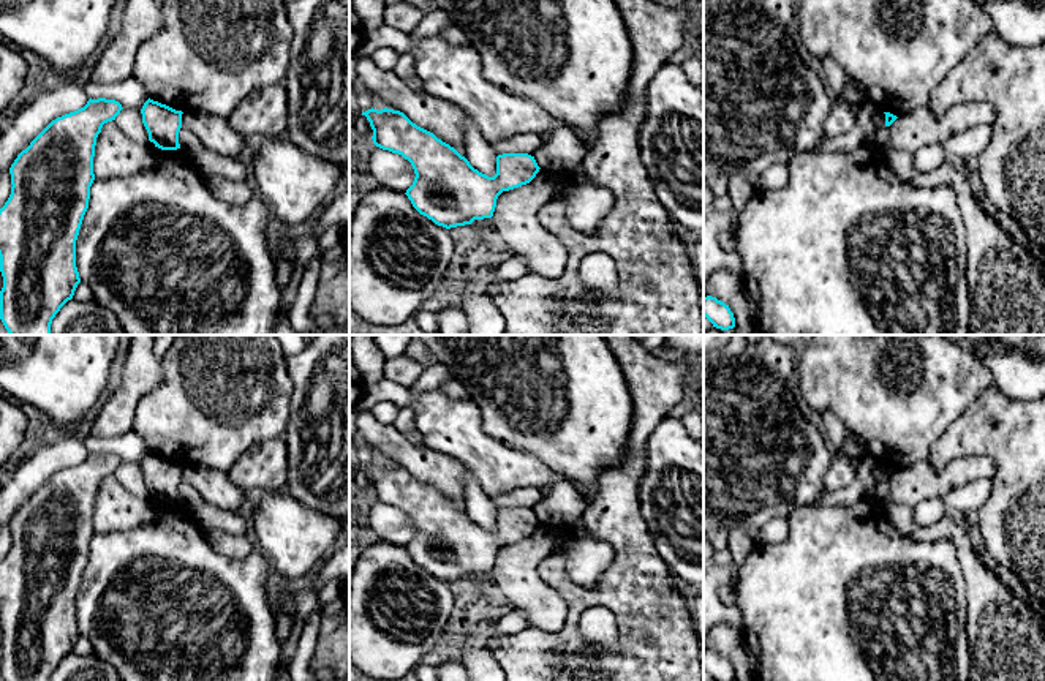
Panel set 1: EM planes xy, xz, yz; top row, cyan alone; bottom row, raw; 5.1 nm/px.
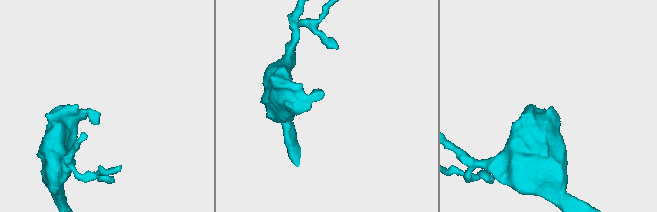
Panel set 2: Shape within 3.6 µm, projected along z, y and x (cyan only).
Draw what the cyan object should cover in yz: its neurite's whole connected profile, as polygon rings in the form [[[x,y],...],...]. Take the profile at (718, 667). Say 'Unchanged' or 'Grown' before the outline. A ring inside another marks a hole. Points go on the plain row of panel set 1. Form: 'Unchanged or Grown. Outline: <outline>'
Unchanged. Outline: [[[704,651],[704,670],[713,678],[713,681],[735,681],[735,672],[729,659],[716,651]]]

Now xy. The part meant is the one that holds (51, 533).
Unchanged. Outline: [[[89,453],[74,466],[52,474],[9,521],[11,548],[0,562],[0,673],[5,681],[51,681],[81,637],[76,594],[95,534],[96,491],[122,465],[115,453]]]

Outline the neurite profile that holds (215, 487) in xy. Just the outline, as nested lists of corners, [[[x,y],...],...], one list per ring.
[[[185,465],[182,468],[182,482],[196,487],[209,504],[224,510],[237,512],[245,501],[243,490],[229,480],[226,471],[202,465]]]

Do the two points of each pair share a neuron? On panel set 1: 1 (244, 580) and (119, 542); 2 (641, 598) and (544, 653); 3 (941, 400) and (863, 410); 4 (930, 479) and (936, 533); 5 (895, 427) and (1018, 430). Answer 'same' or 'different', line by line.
1: same
2: same
3: same
4: different
5: different

